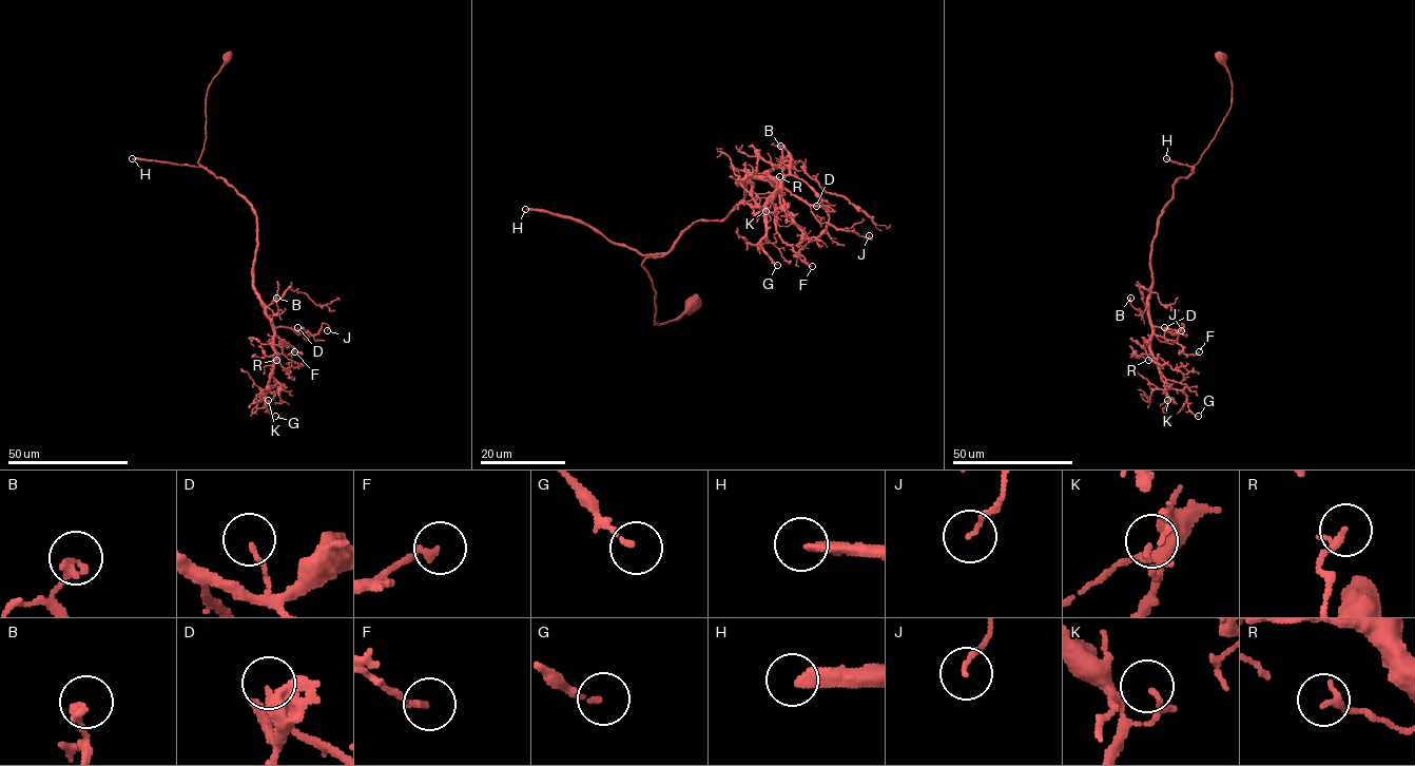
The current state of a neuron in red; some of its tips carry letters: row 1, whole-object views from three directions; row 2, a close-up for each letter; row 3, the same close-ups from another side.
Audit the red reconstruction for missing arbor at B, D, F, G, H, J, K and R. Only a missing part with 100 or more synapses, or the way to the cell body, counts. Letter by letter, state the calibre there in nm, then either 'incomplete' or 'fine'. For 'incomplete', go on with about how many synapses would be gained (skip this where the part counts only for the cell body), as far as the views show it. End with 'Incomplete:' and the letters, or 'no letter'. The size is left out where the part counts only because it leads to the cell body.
B: calibre 200 nm; fine
D: calibre 110 nm; fine
F: calibre 180 nm; fine
G: calibre 120 nm; fine
H: calibre 320 nm; incomplete; 250 synapses
J: calibre 120 nm; fine
K: calibre 90 nm; fine
R: calibre 200 nm; fine
Incomplete: H

